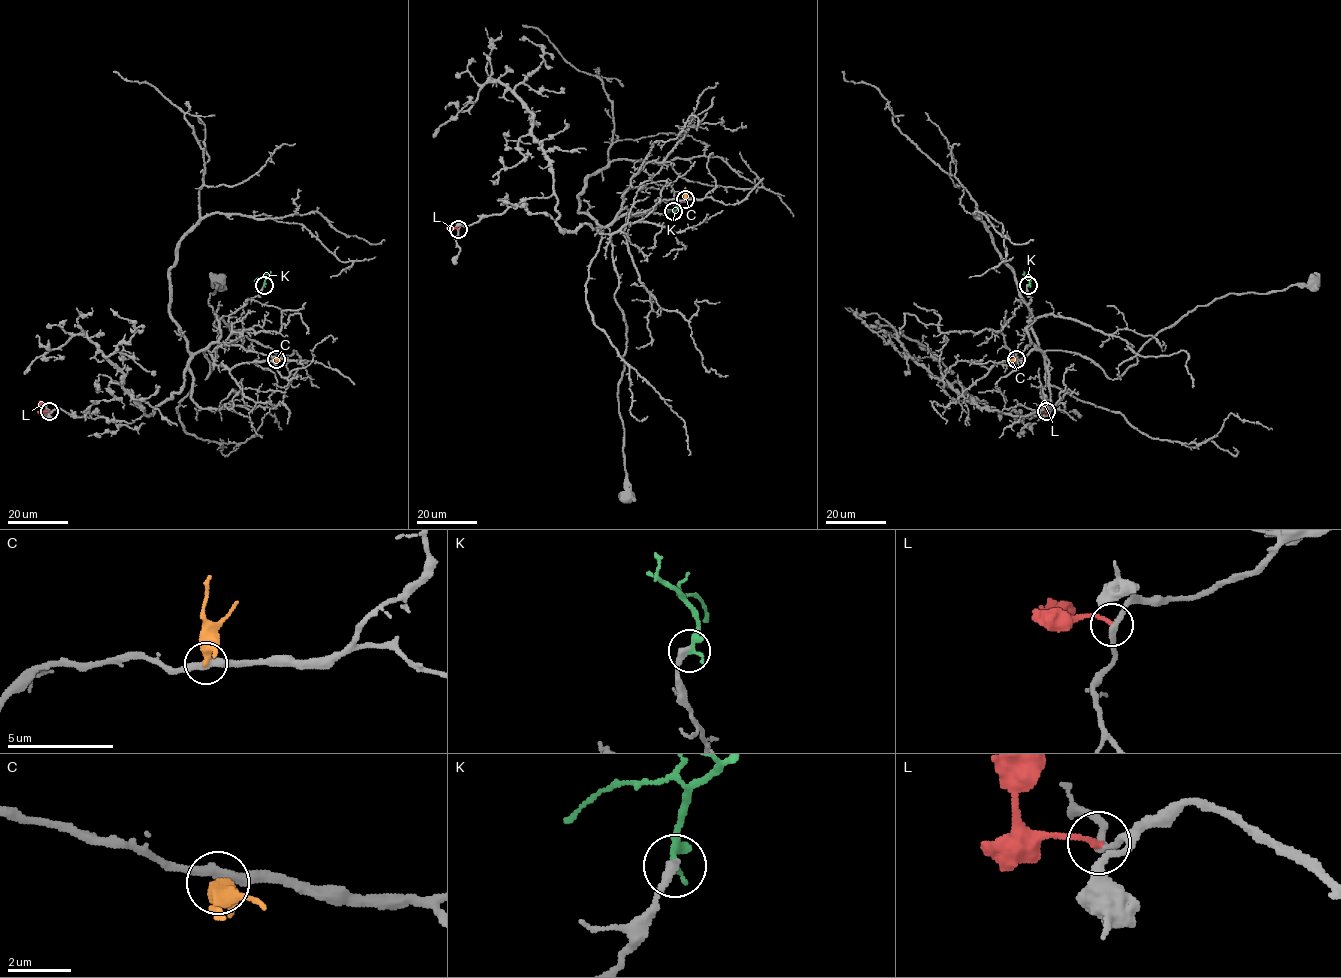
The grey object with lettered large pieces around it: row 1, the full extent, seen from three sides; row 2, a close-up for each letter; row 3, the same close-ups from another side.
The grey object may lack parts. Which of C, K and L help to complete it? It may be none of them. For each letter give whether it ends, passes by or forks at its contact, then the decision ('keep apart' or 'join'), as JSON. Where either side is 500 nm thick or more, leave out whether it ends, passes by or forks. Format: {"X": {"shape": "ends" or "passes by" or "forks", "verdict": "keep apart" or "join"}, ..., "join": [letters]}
{"C": {"shape": "ends", "verdict": "keep apart"}, "K": {"shape": "ends", "verdict": "keep apart"}, "L": {"shape": "ends", "verdict": "keep apart"}, "join": []}

